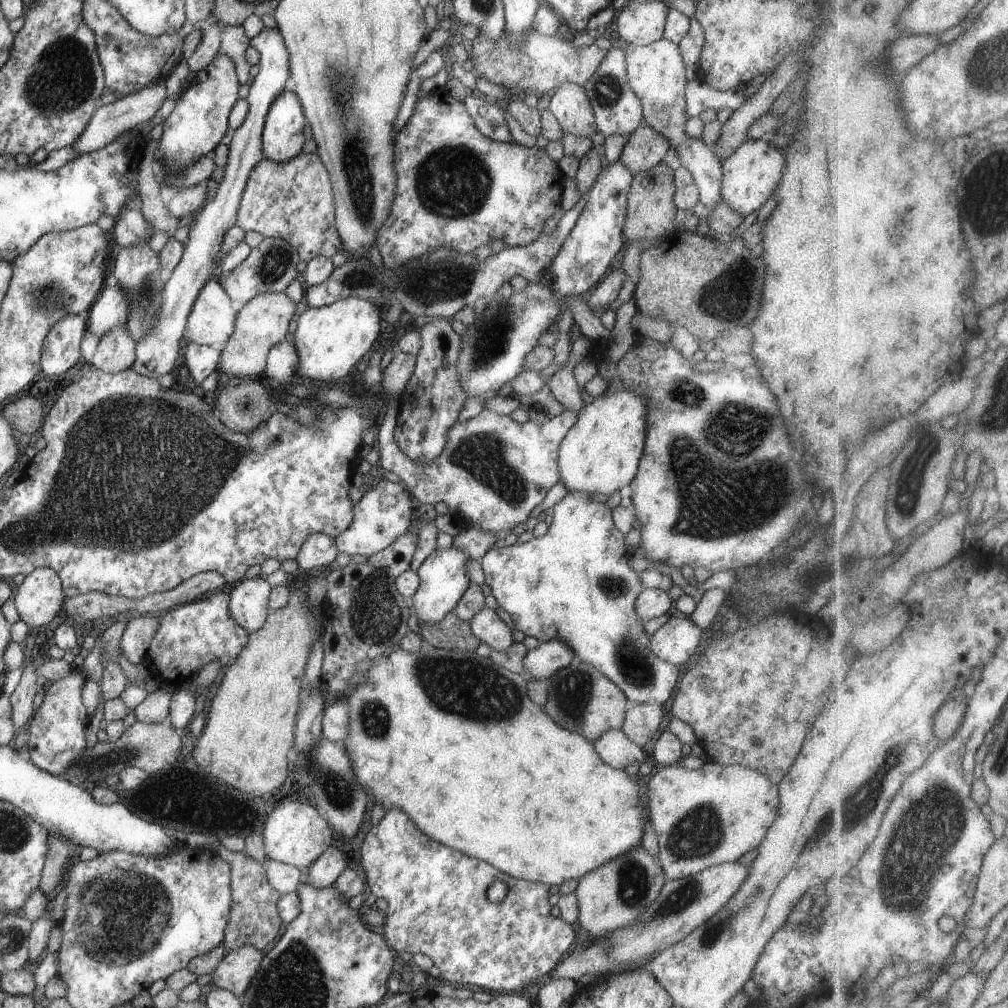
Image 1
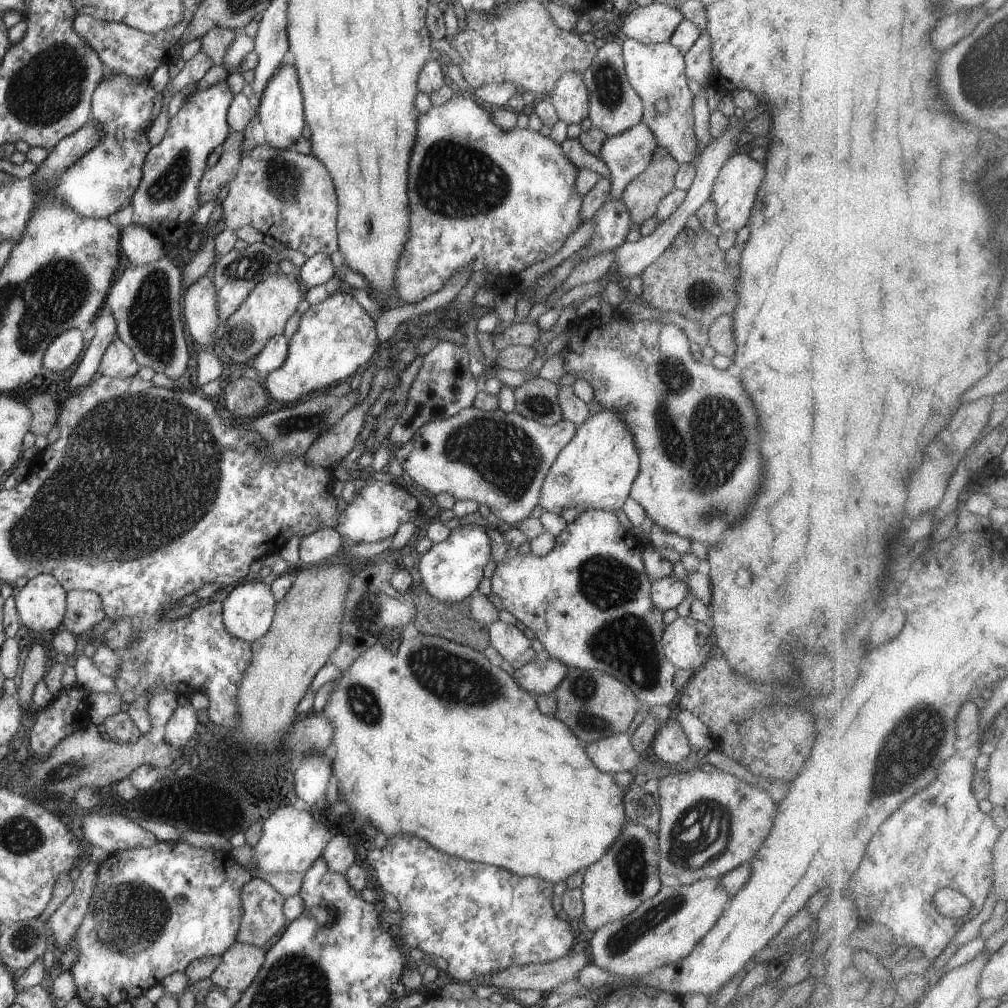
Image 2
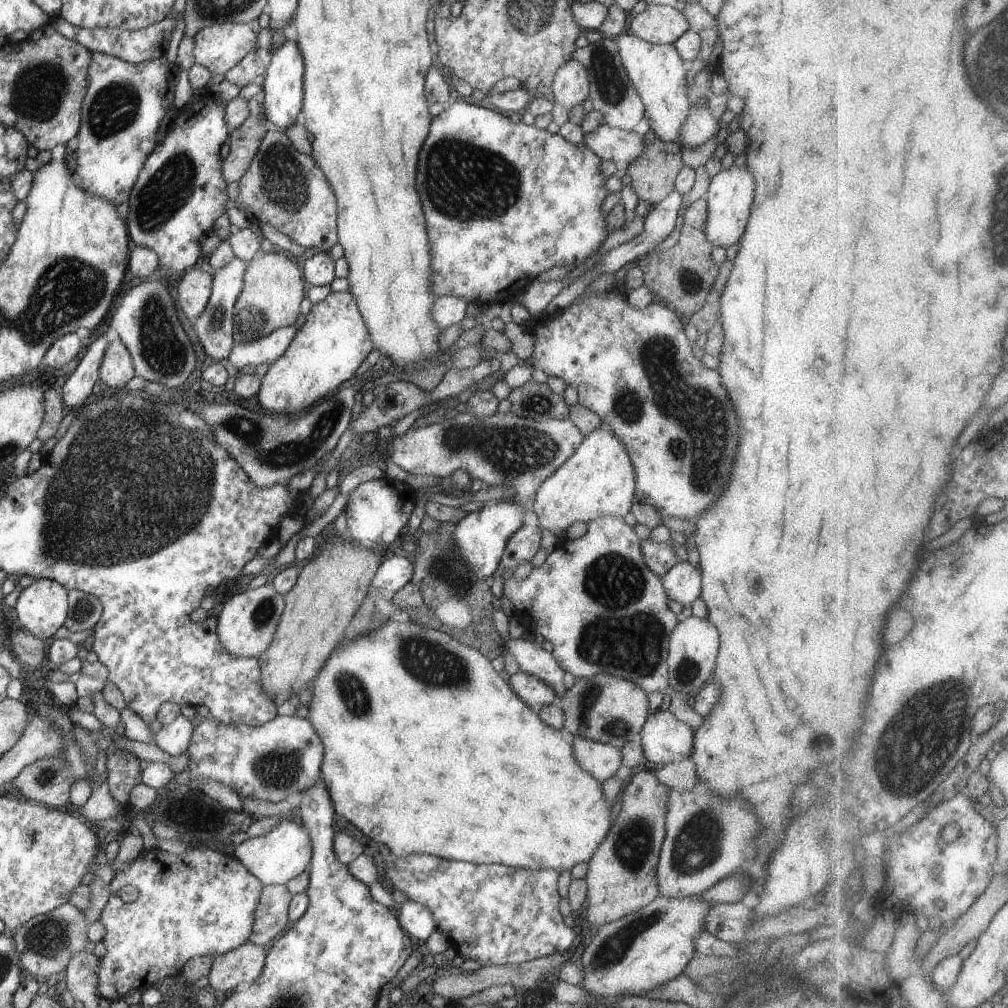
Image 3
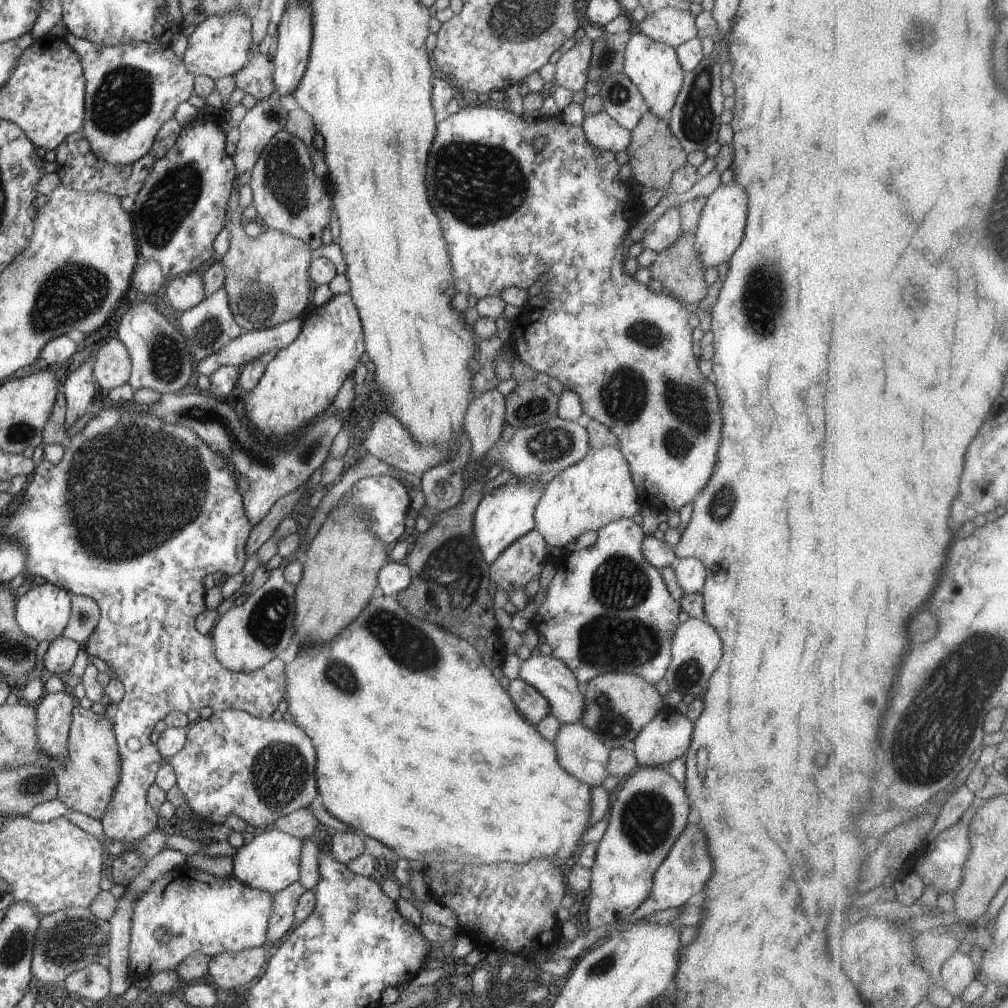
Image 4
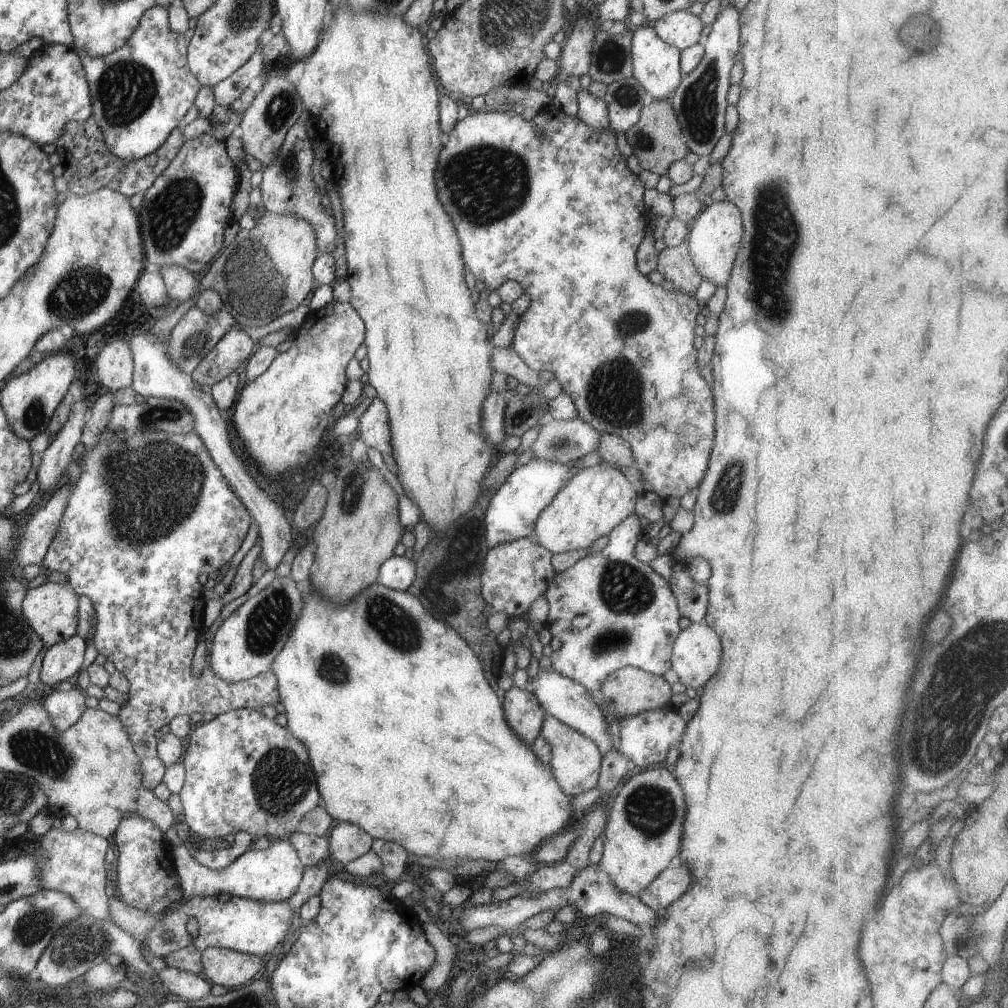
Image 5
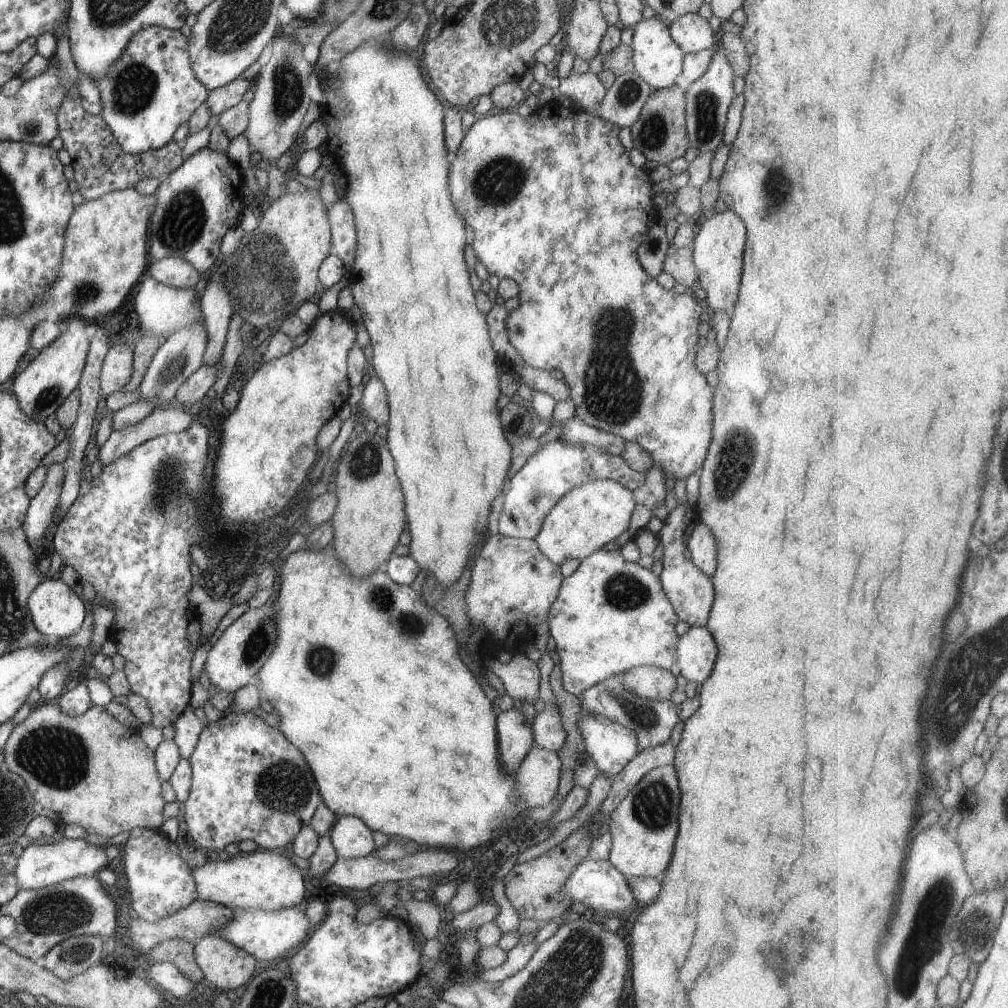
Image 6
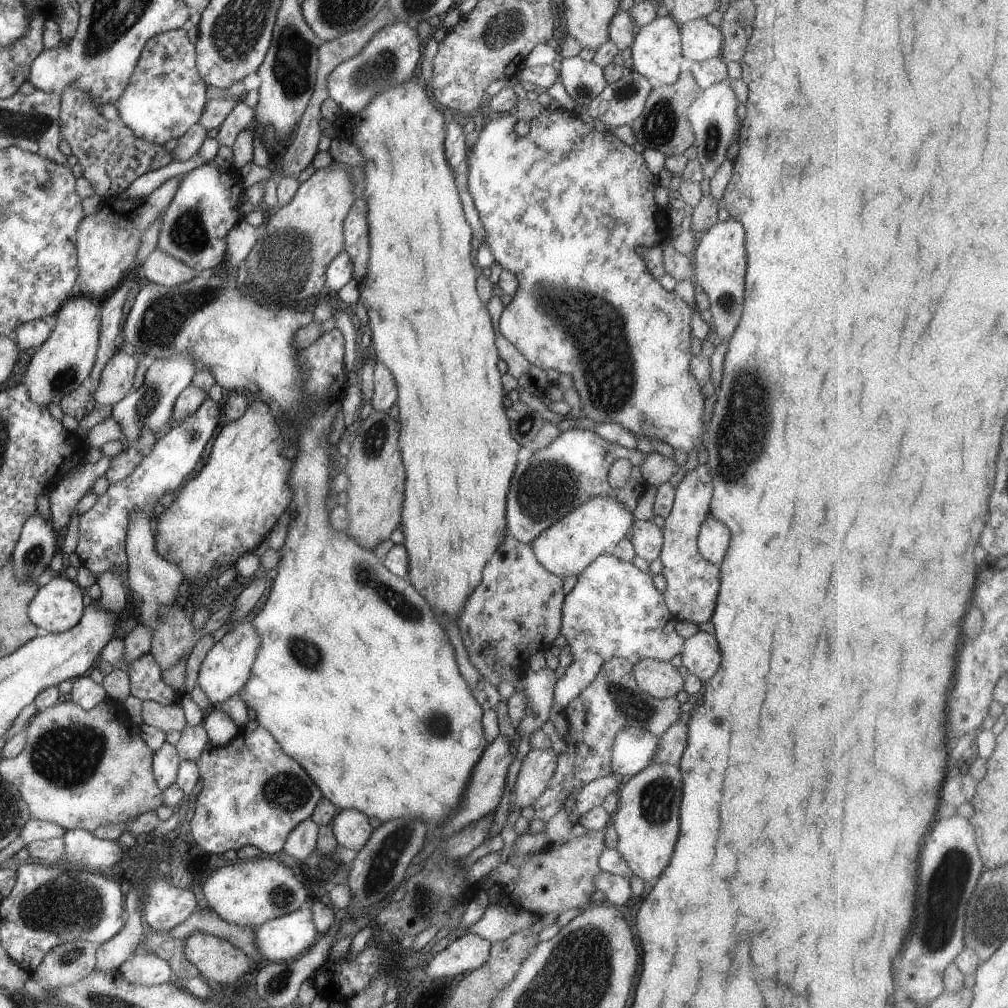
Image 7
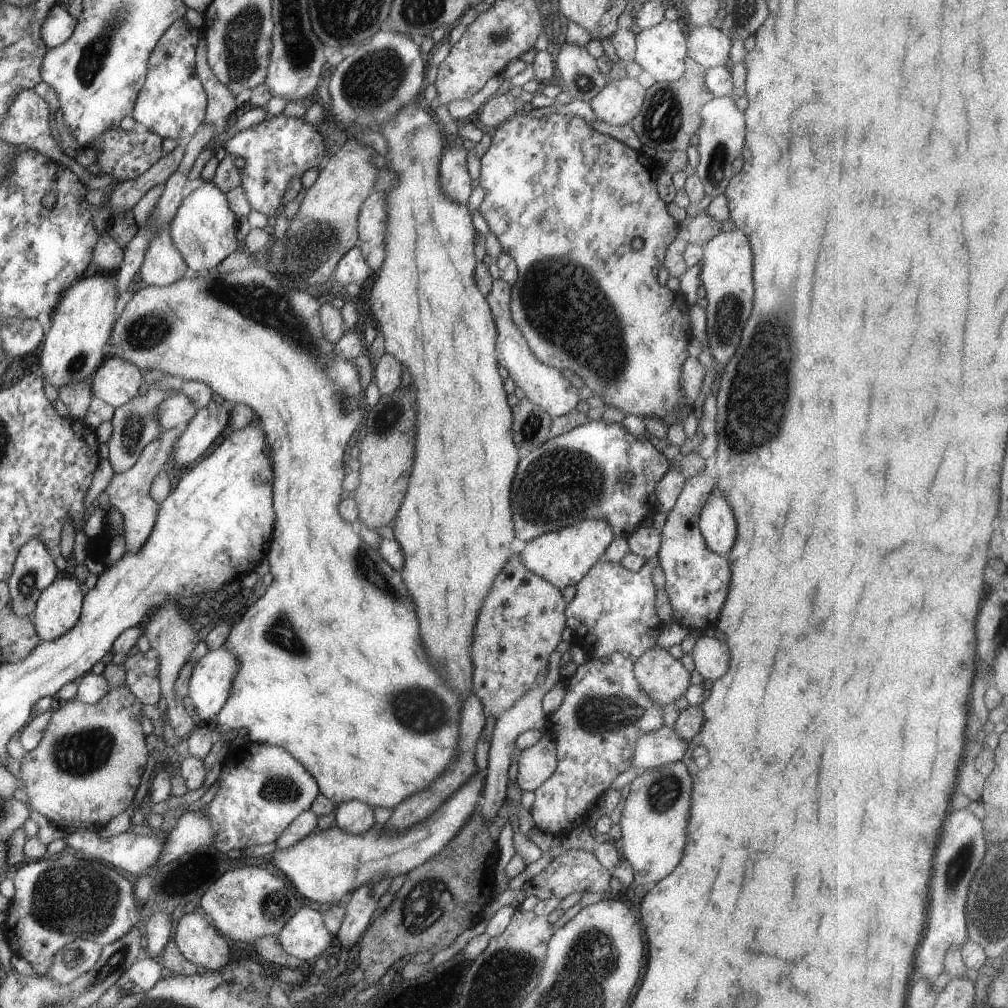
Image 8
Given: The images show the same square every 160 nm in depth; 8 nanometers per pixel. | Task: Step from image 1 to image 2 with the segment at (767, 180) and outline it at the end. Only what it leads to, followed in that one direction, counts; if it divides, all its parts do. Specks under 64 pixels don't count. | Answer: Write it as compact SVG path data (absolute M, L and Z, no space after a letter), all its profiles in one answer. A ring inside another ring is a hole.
M739 153L731 156L720 169L713 184L710 200L717 206L718 232L738 232L748 224L748 219L754 206L758 189L764 180L765 166L749 158L748 154Z

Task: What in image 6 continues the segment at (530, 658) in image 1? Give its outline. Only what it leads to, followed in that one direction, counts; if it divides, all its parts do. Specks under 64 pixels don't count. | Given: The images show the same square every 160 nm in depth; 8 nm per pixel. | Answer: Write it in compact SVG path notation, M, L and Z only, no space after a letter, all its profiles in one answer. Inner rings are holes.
M511 708L500 712L496 720L496 734L498 734L498 752L502 768L512 774L520 767L526 754L534 746L534 732L532 724L520 709Z

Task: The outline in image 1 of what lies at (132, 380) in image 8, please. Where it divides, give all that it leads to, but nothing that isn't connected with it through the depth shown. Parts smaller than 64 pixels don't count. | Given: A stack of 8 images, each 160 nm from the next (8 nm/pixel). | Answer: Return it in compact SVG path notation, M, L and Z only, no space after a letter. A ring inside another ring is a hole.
M118 328L102 335L89 367L113 375L128 370L136 358L135 340L126 328Z

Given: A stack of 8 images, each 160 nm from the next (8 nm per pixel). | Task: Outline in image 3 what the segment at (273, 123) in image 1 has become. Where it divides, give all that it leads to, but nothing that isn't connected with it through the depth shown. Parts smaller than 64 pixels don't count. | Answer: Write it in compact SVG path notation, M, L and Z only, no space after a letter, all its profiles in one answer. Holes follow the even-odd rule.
M292 34L288 40L278 45L271 53L270 65L265 72L263 81L263 91L265 94L264 108L262 111L267 120L276 126L285 129L291 124L298 123L301 119L303 105L303 76L305 64L300 47Z

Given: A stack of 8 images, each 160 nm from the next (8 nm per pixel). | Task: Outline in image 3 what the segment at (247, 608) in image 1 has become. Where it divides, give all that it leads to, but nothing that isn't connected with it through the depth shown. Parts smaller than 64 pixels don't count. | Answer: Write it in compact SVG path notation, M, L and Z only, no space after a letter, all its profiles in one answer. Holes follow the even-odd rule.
M272 583L254 590L242 590L232 595L222 606L217 619L217 635L221 645L233 655L258 659L271 645L275 630L285 609L285 598Z

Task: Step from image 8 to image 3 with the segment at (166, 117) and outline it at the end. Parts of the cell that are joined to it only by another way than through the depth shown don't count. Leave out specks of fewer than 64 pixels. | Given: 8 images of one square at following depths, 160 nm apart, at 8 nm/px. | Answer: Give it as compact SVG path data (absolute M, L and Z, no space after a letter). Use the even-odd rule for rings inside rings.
M101 53L91 54L88 84L81 110L81 125L74 142L76 166L74 179L87 193L111 200L119 206L131 194L132 187L146 162L157 146L157 132L162 117L171 105L171 98L179 80L179 65L170 63L166 55L138 64Z

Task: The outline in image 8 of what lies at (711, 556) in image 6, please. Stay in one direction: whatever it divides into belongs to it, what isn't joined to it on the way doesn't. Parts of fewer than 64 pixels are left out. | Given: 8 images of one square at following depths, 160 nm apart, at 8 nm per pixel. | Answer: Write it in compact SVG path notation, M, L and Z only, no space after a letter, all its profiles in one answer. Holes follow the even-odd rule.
M713 490L702 507L699 516L699 529L708 548L719 555L727 555L734 546L736 538L736 520L726 497Z

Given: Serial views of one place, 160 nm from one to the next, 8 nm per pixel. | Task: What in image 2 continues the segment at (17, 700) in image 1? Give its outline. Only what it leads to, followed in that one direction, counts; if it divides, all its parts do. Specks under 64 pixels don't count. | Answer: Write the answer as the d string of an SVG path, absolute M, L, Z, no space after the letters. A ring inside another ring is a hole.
M32 643L26 656L22 672L20 672L20 686L17 695L23 708L23 714L28 713L28 707L32 702L34 685L45 677L48 672L46 650L38 643Z

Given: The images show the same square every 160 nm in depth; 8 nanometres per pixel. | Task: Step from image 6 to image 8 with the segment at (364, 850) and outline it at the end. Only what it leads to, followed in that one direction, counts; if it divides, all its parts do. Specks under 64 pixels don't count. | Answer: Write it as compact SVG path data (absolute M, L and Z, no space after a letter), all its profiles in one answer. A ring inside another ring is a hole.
M351 800L336 805L333 814L336 826L346 834L360 835L376 828L374 809L360 800Z

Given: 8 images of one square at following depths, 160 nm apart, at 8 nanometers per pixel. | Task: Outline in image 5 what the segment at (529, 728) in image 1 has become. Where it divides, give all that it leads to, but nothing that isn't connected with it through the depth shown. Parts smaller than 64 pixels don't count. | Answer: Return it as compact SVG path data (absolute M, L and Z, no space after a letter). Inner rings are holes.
M378 583L372 584L346 604L334 604L322 598L322 594L318 594L312 585L302 594L304 604L300 618L292 628L286 646L272 662L270 672L274 672L275 678L278 678L279 703L284 706L284 714L288 719L285 728L306 746L317 788L324 800L323 808L336 823L356 824L372 839L385 840L393 846L397 843L408 854L425 857L435 864L449 858L499 862L510 856L531 855L544 842L548 842L546 838L560 834L559 831L576 812L572 809L572 796L562 792L554 780L550 764L546 766L546 762L540 762L530 746L522 742L522 738L518 738L518 734L514 734L514 730L508 726L496 688L488 681L480 660L458 634L455 626L450 627L446 622L434 618L416 596Z

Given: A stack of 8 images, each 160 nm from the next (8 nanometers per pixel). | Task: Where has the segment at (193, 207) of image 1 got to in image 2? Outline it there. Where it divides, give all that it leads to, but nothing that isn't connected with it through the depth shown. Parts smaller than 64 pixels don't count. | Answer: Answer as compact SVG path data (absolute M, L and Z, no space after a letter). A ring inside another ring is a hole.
M231 131L228 138L221 144L223 151L218 162L206 169L200 179L199 193L203 204L216 199L222 187L235 178L245 152L244 141L243 132Z

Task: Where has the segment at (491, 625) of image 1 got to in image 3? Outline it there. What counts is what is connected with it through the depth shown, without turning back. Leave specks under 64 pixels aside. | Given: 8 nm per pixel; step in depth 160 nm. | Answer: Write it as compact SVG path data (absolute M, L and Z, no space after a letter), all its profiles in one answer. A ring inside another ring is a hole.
M508 636L504 638L504 644L506 652L516 659L523 673L538 677L550 685L558 699L567 691L563 681L565 670L554 655L543 649L539 642L531 643Z

